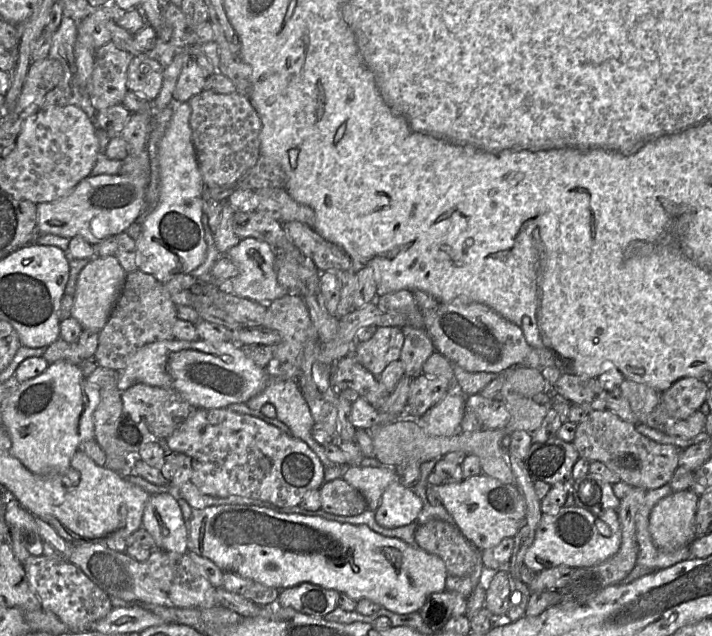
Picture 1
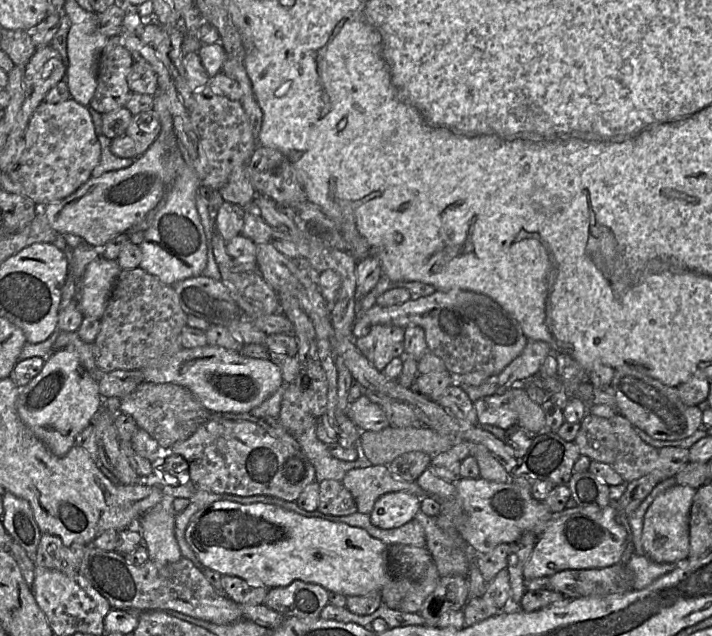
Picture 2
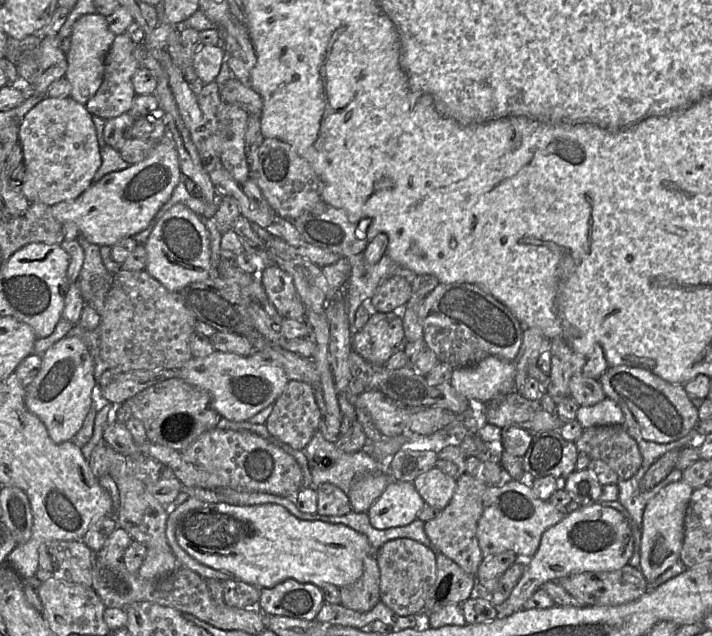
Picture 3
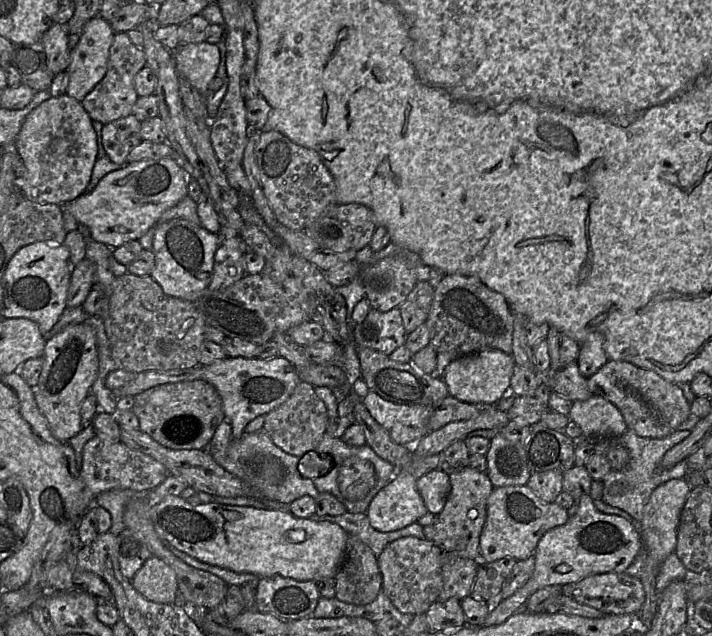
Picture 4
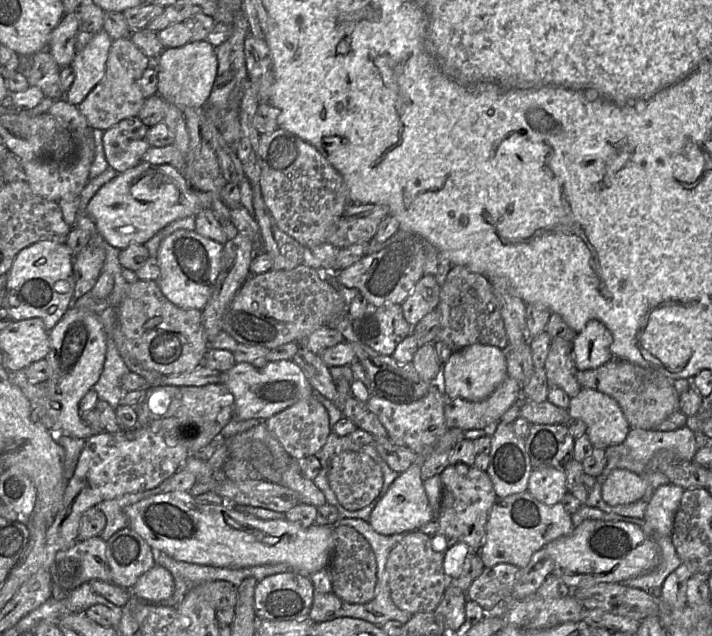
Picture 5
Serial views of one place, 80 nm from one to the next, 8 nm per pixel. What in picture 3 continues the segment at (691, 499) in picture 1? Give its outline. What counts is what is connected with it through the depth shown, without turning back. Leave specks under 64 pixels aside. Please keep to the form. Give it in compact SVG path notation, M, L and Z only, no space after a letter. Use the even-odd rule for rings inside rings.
M682 480L670 483L650 499L644 509L643 520L640 527L640 571L649 584L649 589L651 583L680 559L684 539L684 517L693 490L691 486Z

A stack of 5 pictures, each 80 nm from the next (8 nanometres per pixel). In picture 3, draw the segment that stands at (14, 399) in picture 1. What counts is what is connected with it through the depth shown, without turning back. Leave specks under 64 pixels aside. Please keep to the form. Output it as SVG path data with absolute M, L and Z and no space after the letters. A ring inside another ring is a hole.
M64 337L53 344L42 355L41 370L35 379L25 387L25 404L45 425L55 443L72 441L81 429L83 421L92 407L92 391L96 385L94 363L84 342L78 337Z

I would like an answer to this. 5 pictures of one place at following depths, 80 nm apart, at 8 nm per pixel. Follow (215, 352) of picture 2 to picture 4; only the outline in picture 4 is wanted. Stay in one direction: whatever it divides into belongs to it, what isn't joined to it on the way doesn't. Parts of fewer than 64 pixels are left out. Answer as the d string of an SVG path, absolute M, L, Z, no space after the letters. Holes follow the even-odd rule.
M283 357L271 359L225 358L203 367L203 380L211 383L222 399L225 420L232 427L230 444L242 437L246 425L284 403L300 382L296 367Z

